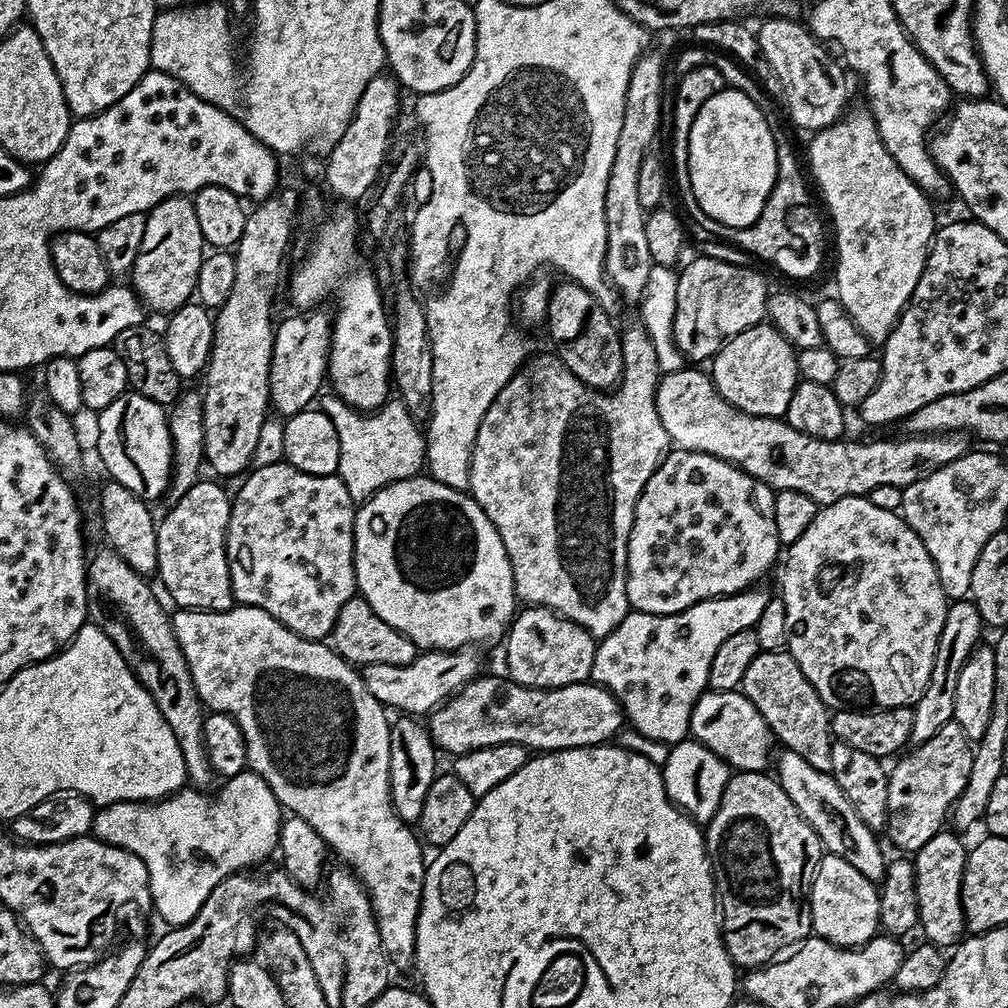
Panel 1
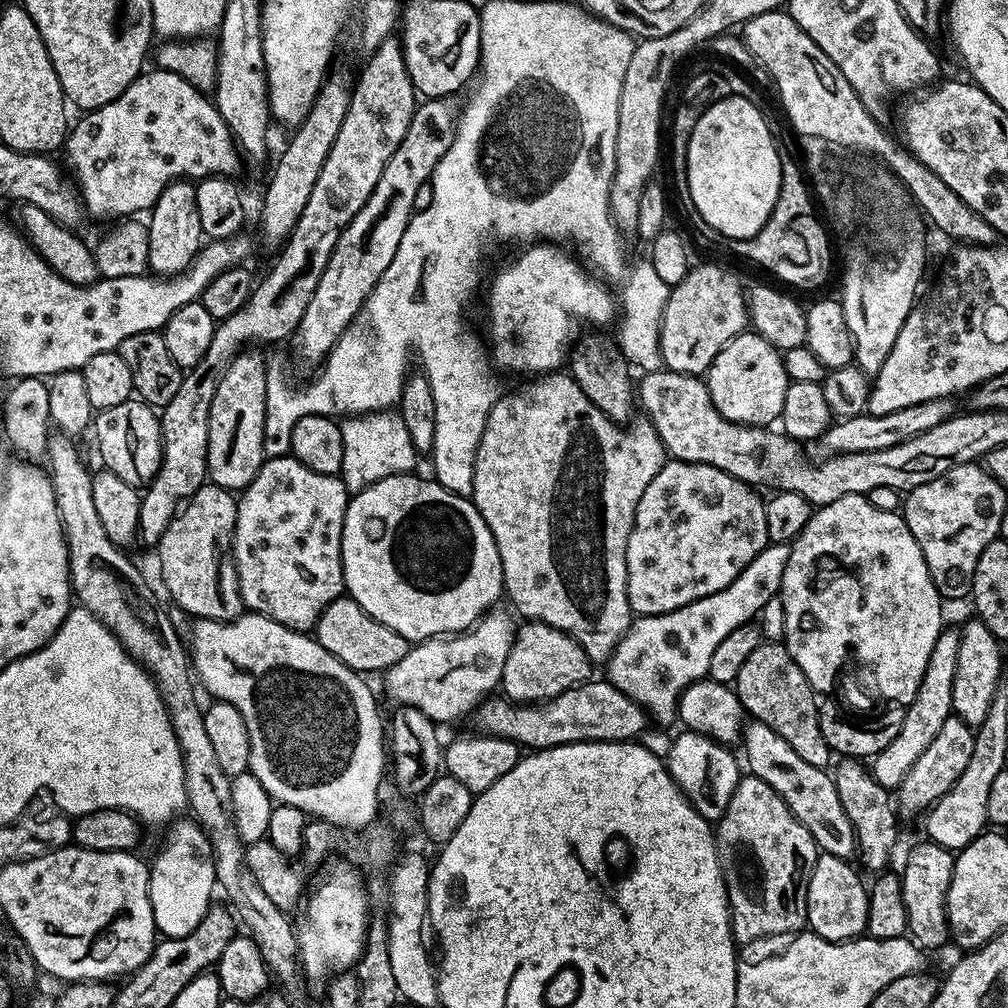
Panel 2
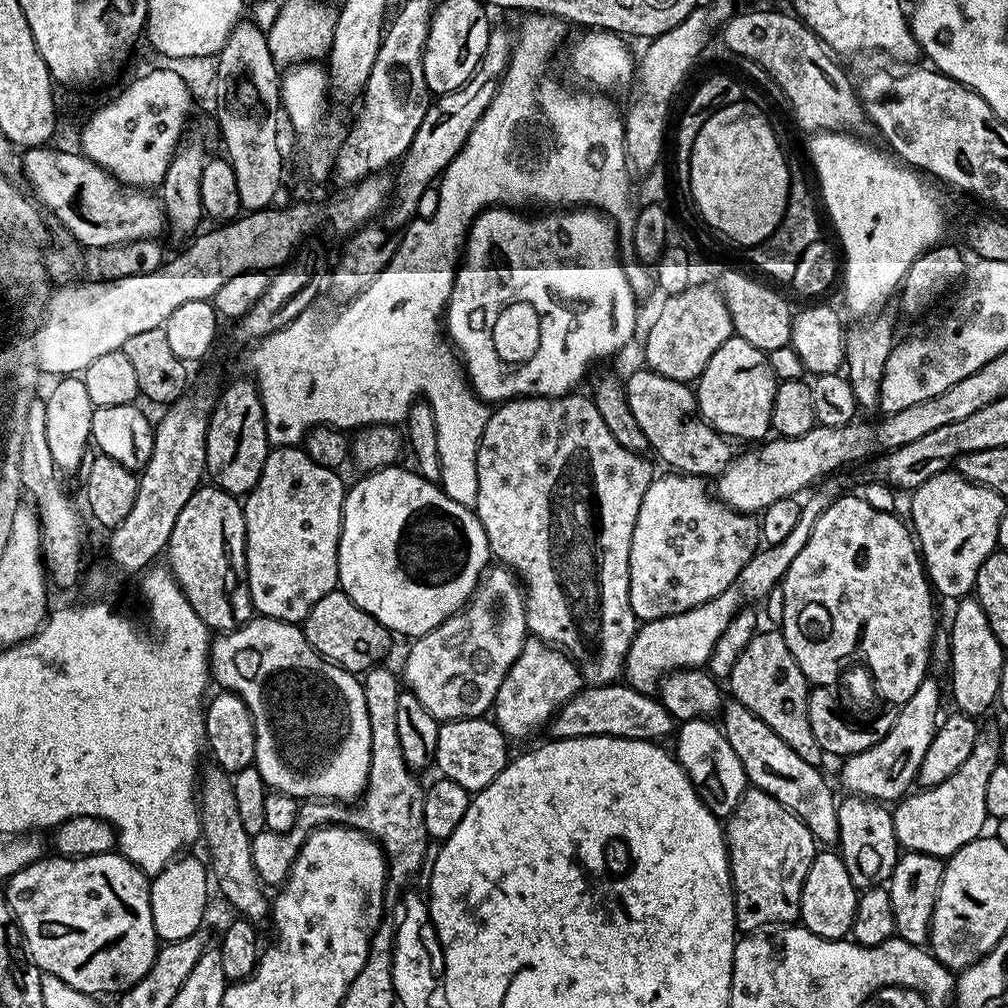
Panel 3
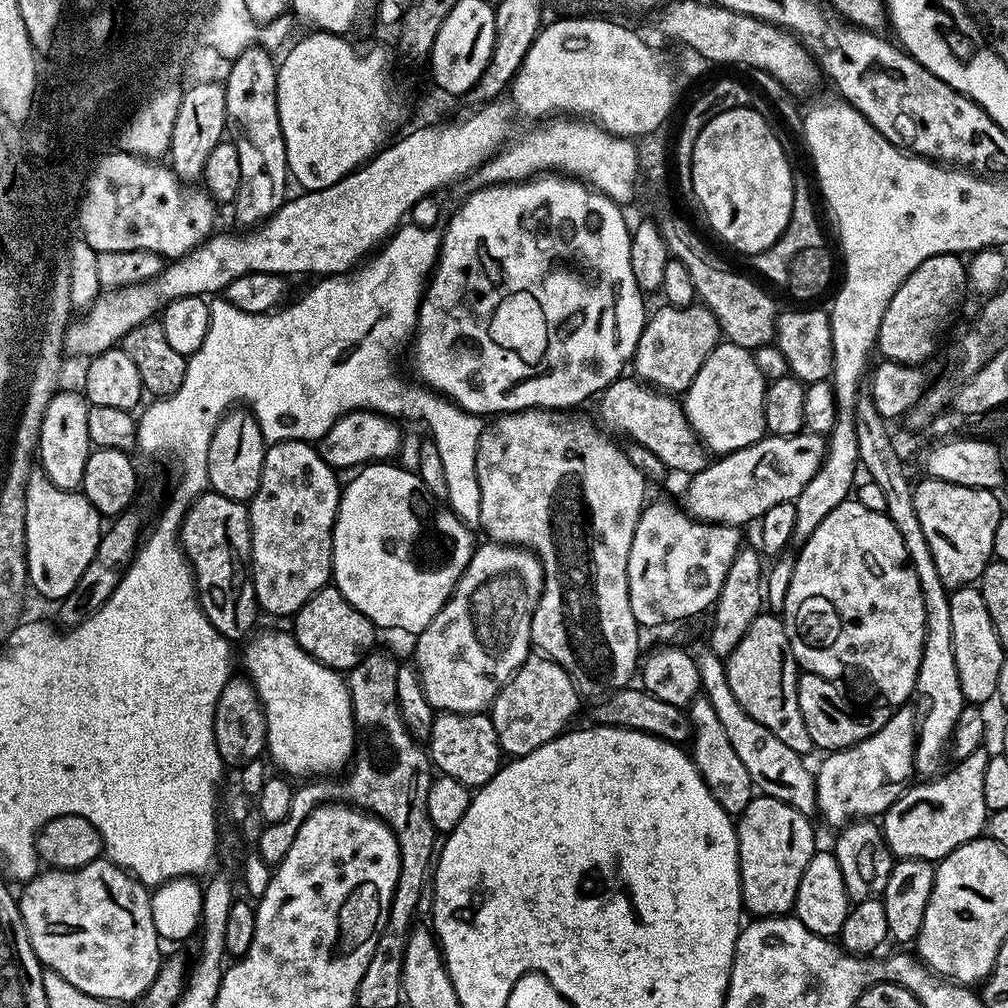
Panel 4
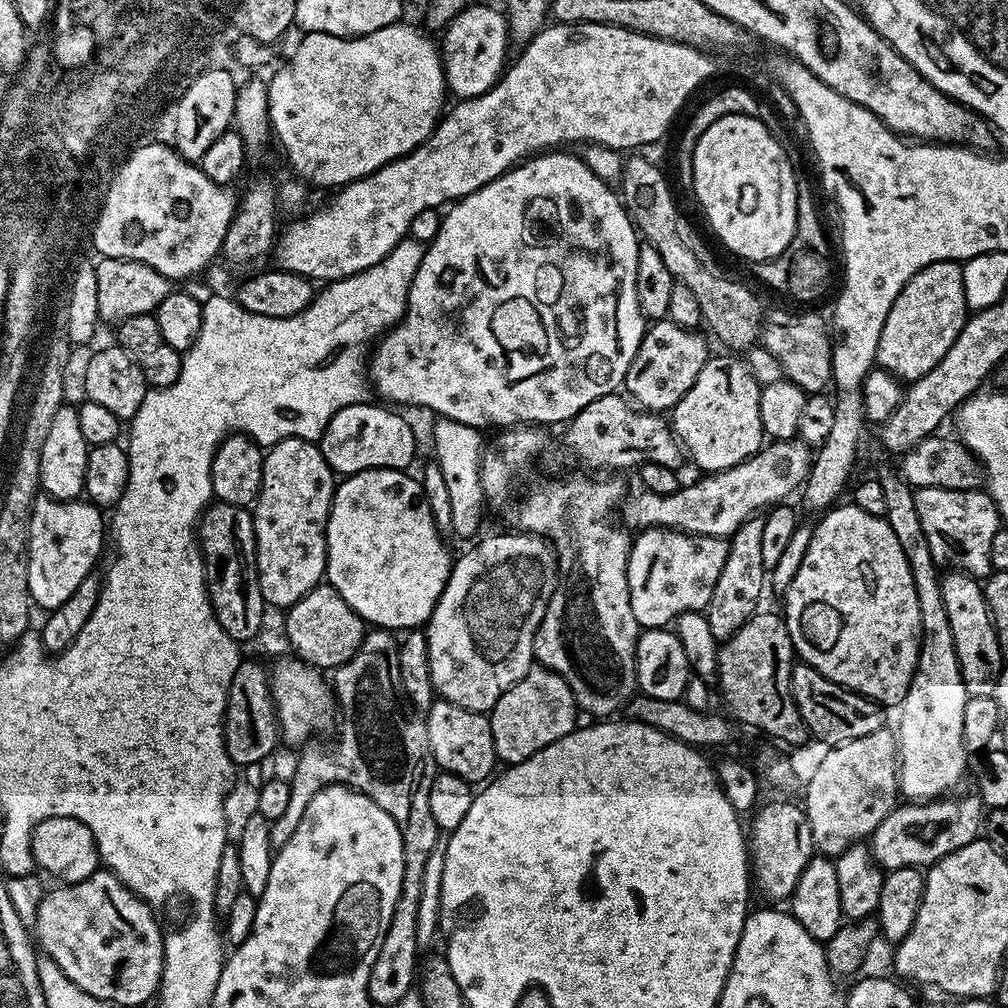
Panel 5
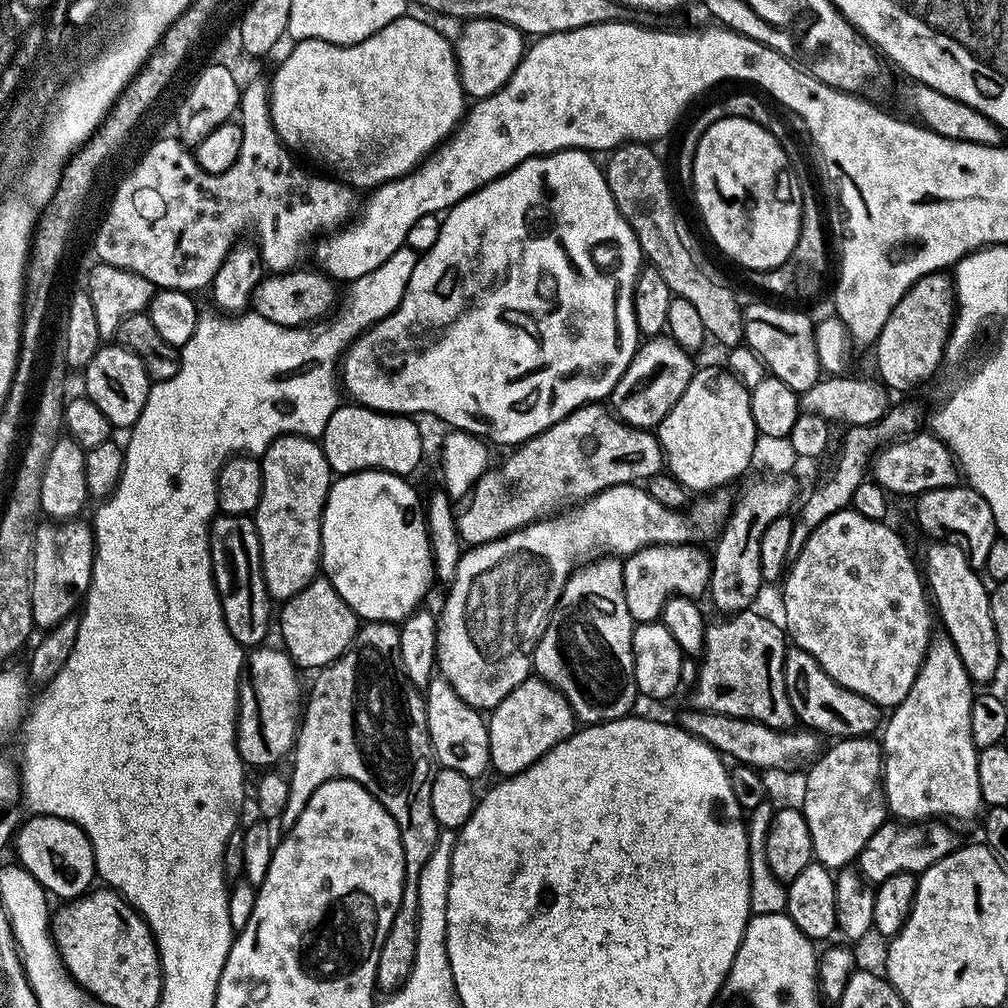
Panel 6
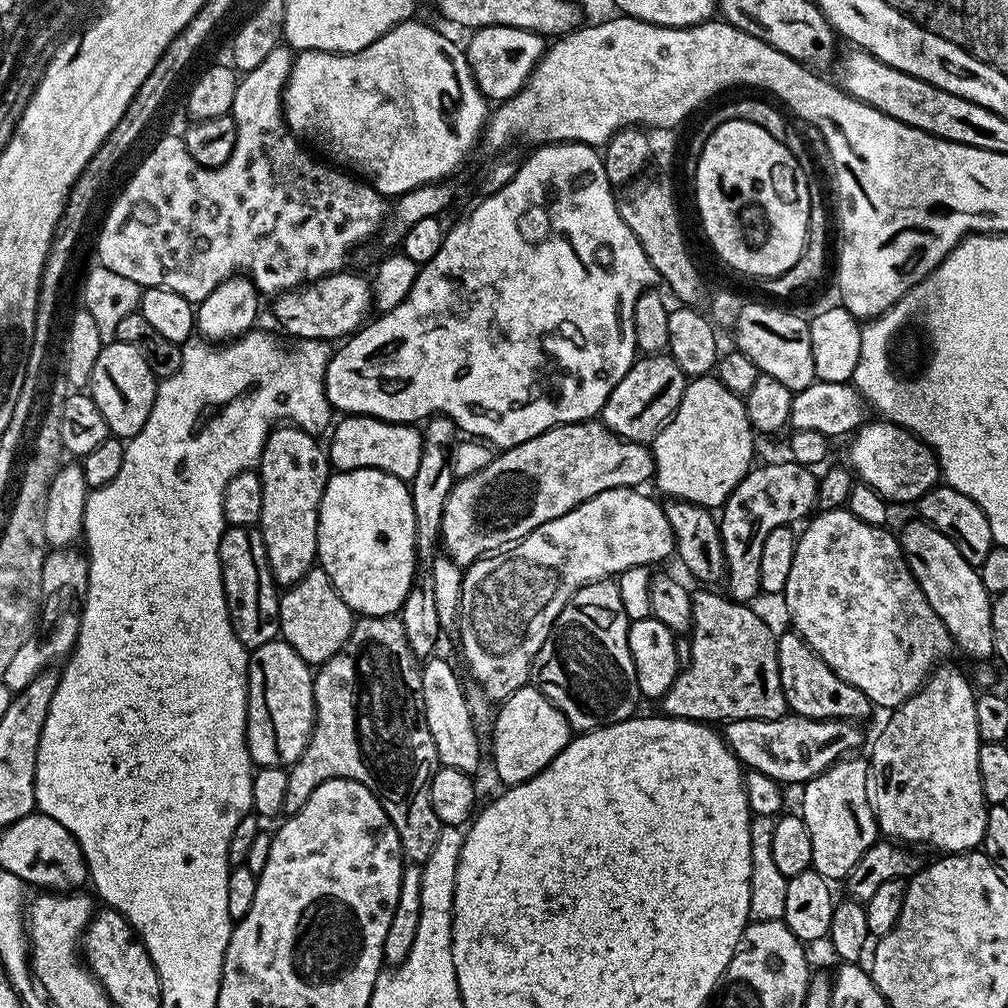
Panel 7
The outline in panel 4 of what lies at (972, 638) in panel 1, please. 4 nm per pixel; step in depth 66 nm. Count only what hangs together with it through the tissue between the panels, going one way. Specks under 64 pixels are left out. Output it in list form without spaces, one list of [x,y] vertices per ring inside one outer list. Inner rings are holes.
[[[900,706],[878,730],[862,742],[839,752],[829,752],[816,768],[816,807],[832,830],[861,818],[879,817],[913,783],[916,767],[918,712],[912,706]]]

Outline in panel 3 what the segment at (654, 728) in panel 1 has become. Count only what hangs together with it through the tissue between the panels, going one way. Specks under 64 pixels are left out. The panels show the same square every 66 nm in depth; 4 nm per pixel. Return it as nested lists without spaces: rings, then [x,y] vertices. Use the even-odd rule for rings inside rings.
[[[815,492],[811,493],[813,496],[808,501],[805,499],[801,503],[800,517],[793,532],[783,542],[761,547],[754,553],[748,565],[740,572],[738,587],[730,587],[722,594],[682,614],[646,620],[637,627],[636,636],[630,642],[630,650],[626,654],[622,673],[623,679],[631,688],[652,694],[657,691],[660,681],[669,672],[678,672],[686,668],[703,669],[707,665],[710,654],[714,650],[714,642],[722,638],[722,630],[730,626],[730,622],[745,601],[752,600],[755,596],[768,597],[770,592],[783,581],[790,562],[794,562],[794,558],[798,558],[798,553],[802,551],[802,546],[806,546],[806,541],[814,530],[814,522],[818,522],[818,518],[827,510],[830,503],[830,496],[826,493]],[[743,595],[748,600],[744,600]]]

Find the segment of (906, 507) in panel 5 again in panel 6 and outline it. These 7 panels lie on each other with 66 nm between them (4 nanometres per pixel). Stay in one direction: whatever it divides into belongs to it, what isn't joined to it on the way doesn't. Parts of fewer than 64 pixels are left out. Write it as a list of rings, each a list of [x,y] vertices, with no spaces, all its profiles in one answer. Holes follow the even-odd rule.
[[[940,630],[928,643],[918,678],[910,686],[910,694],[891,709],[889,718],[883,725],[882,751],[884,753],[884,774],[882,787],[884,802],[889,813],[892,812],[900,822],[927,822],[937,818],[952,820],[972,820],[981,815],[982,801],[978,790],[977,747],[972,737],[970,706],[974,695],[972,679],[958,658],[958,650],[947,632]]]

